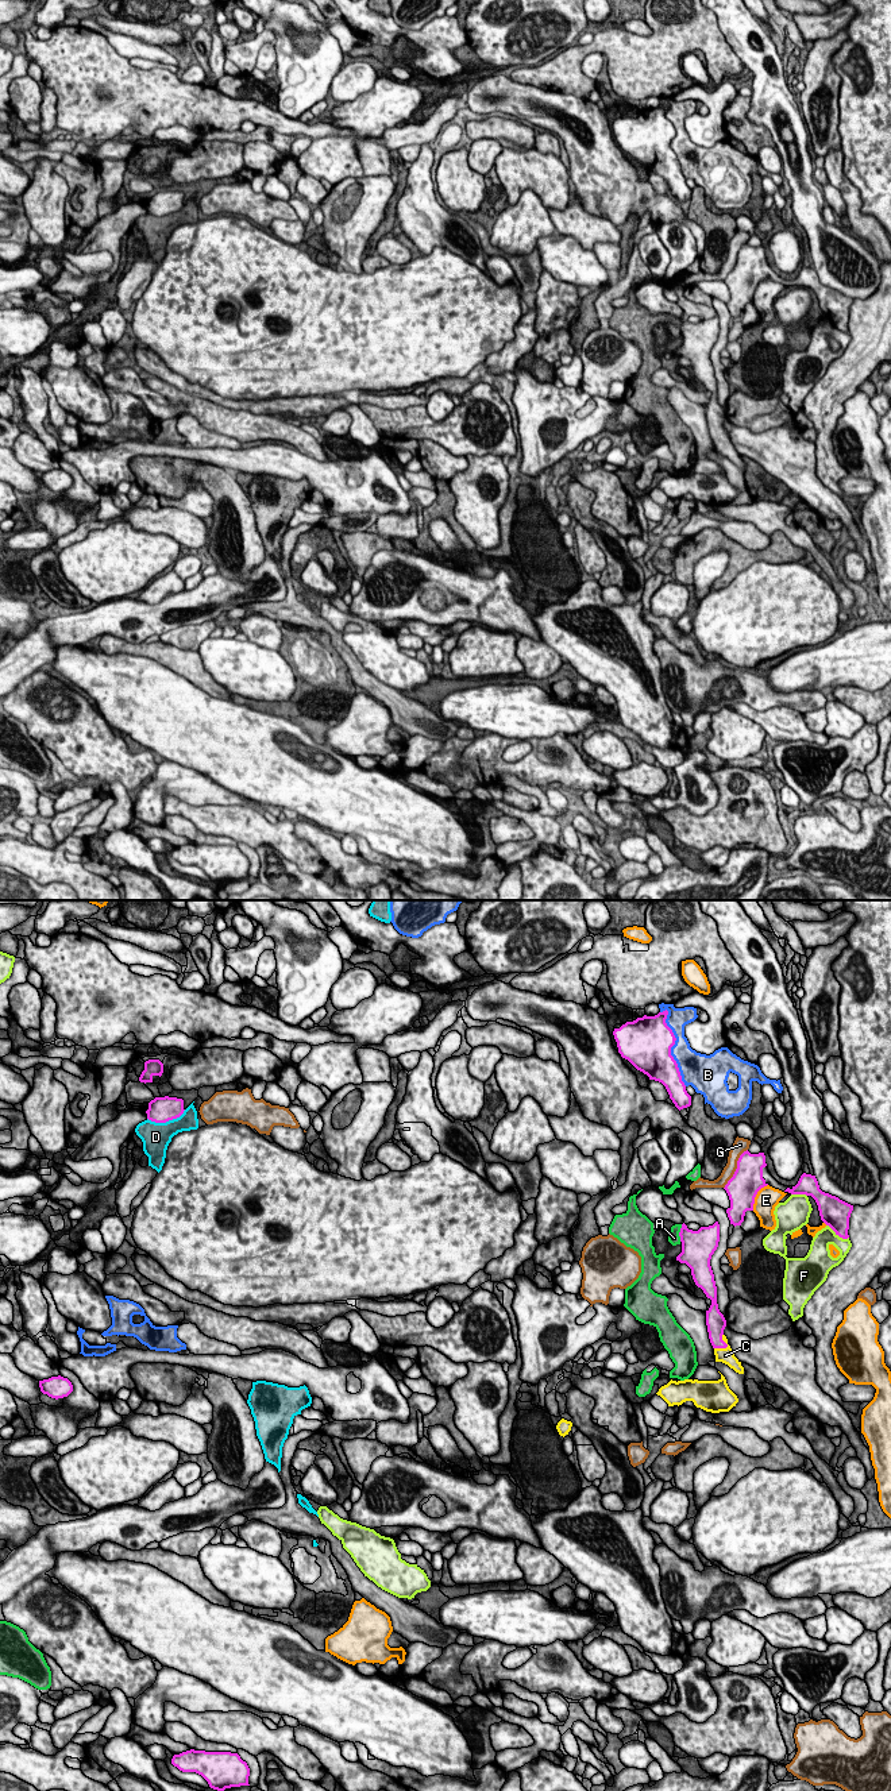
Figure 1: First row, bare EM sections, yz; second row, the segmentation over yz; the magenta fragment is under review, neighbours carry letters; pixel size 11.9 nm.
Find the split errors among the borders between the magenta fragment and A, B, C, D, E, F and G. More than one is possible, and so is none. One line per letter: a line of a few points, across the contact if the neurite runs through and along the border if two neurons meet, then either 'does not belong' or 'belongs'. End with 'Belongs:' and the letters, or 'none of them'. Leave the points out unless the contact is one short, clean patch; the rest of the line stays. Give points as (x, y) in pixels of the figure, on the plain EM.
A: does not belong
B: does not belong
C: line yz (716, 421), (716, 428), (726, 439), (725, 448); belongs
D: does not belong
E: does not belong
F: does not belong
G: does not belong
Belongs: C

